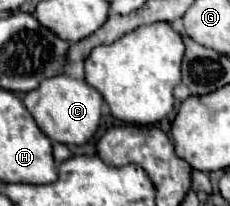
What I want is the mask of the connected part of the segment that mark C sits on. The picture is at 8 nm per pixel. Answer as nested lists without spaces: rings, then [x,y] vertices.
[[[52,76],[50,80],[42,80],[42,84],[34,90],[34,92],[28,92],[24,96],[24,106],[28,108],[28,112],[34,116],[38,128],[52,140],[52,142],[60,142],[60,144],[66,144],[66,146],[82,146],[86,144],[98,130],[100,126],[100,118],[102,118],[102,106],[104,106],[104,98],[102,94],[92,88],[86,80],[74,80],[70,76]]]

